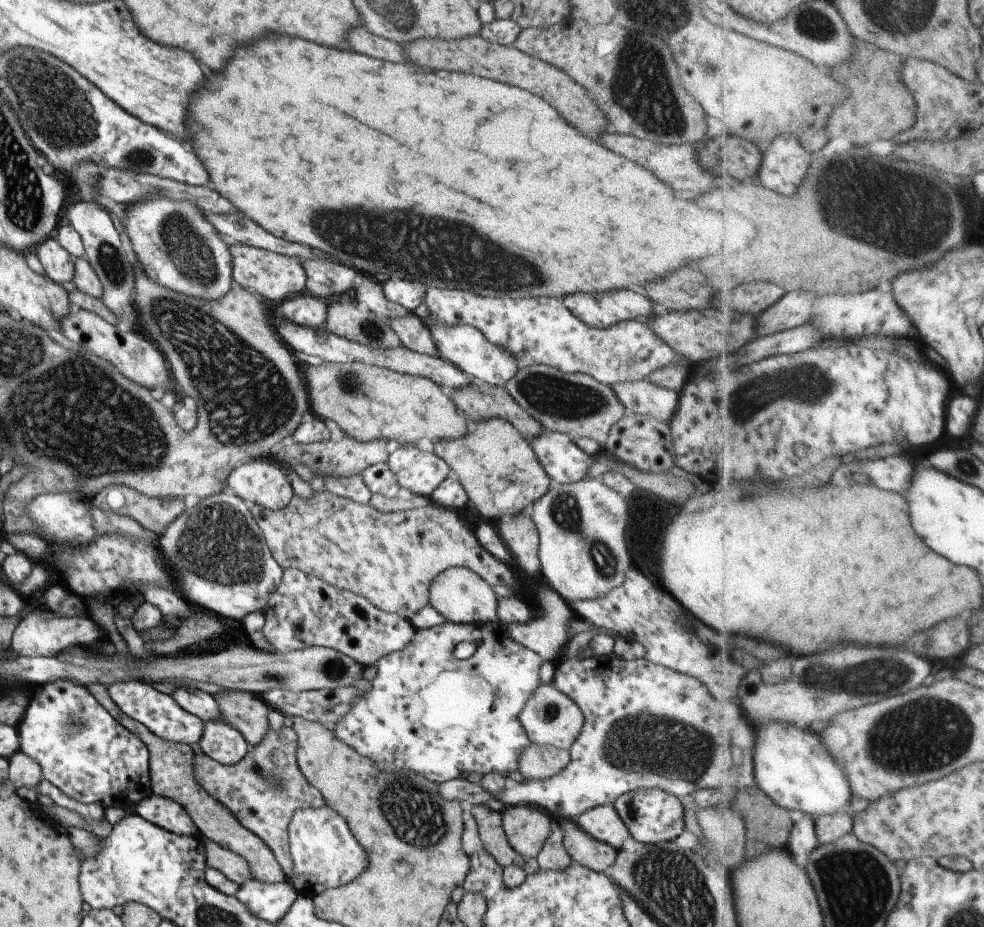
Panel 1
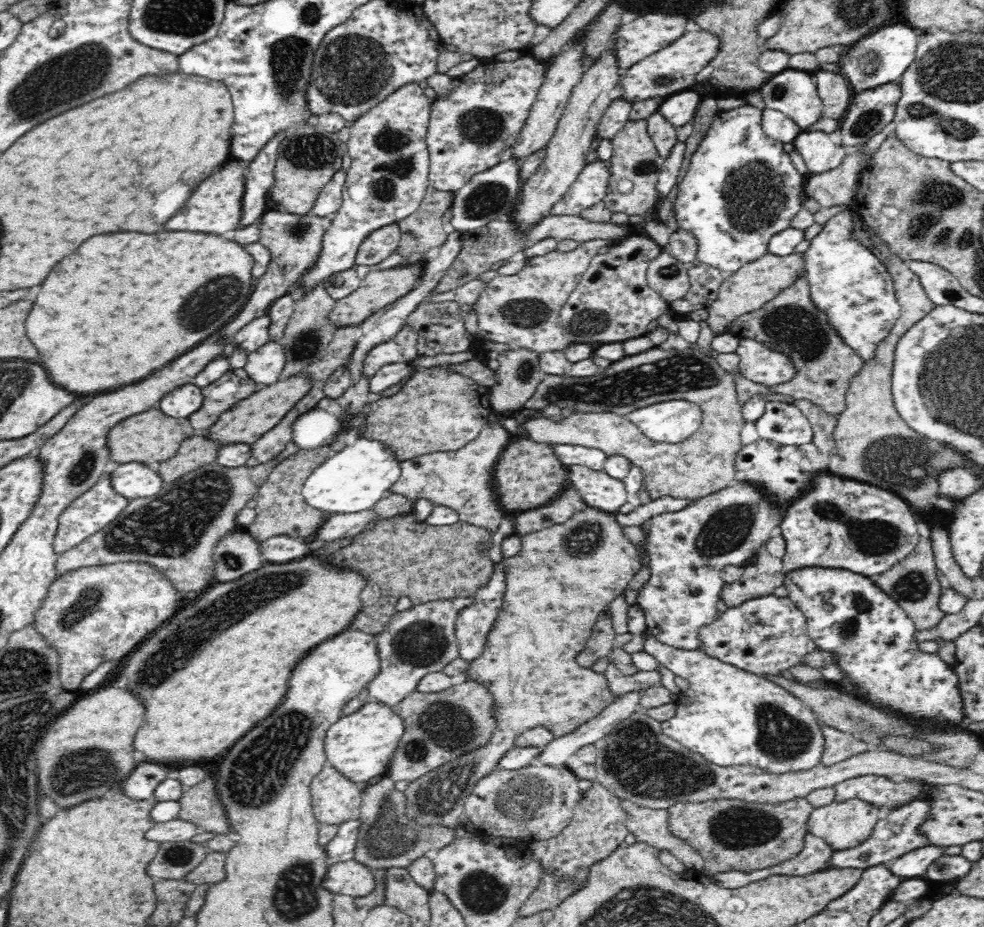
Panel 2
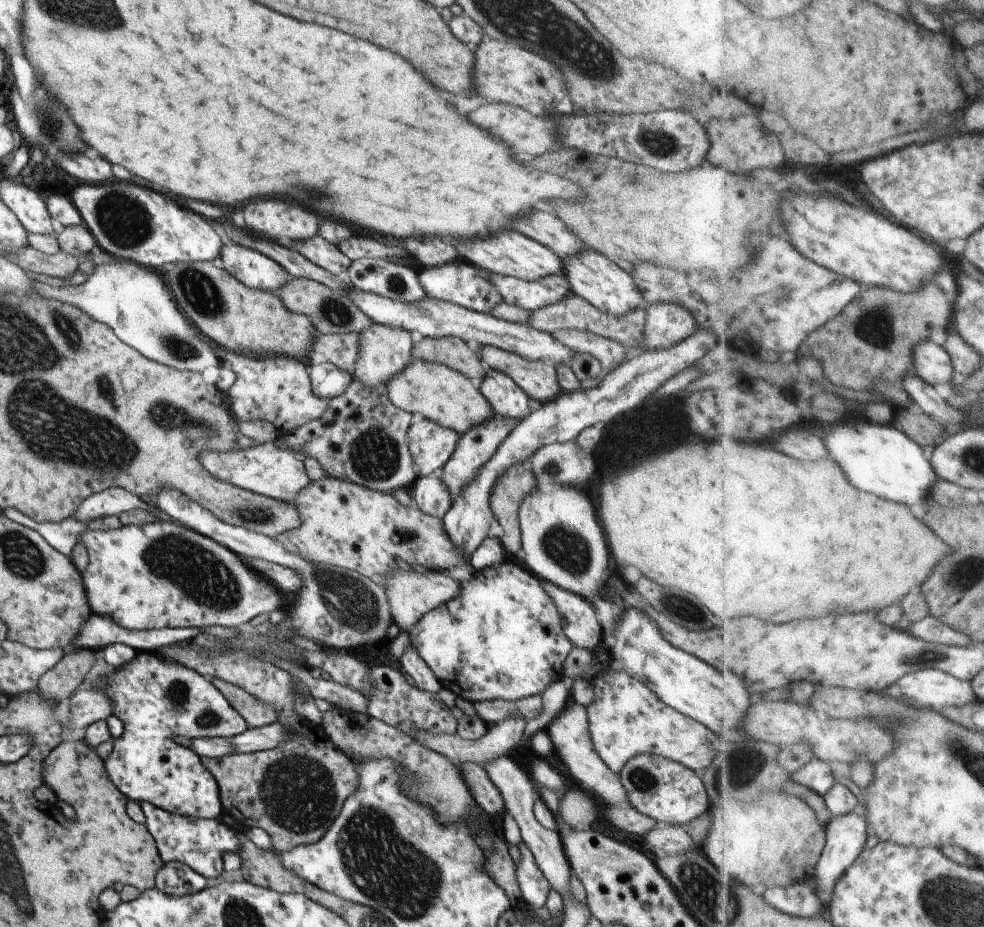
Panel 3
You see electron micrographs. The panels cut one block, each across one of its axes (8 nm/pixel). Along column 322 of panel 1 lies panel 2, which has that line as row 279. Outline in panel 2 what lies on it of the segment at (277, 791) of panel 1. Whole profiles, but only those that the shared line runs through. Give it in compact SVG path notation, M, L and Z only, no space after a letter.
M802 276L766 306L734 320L730 333L738 340L756 340L770 349L779 350L794 363L797 375L790 382L771 386L769 389L772 392L795 400L808 400L832 415L841 415L848 406L846 394L850 390L851 380L861 371L865 362L842 341L828 320L826 313L814 307L809 283Z

